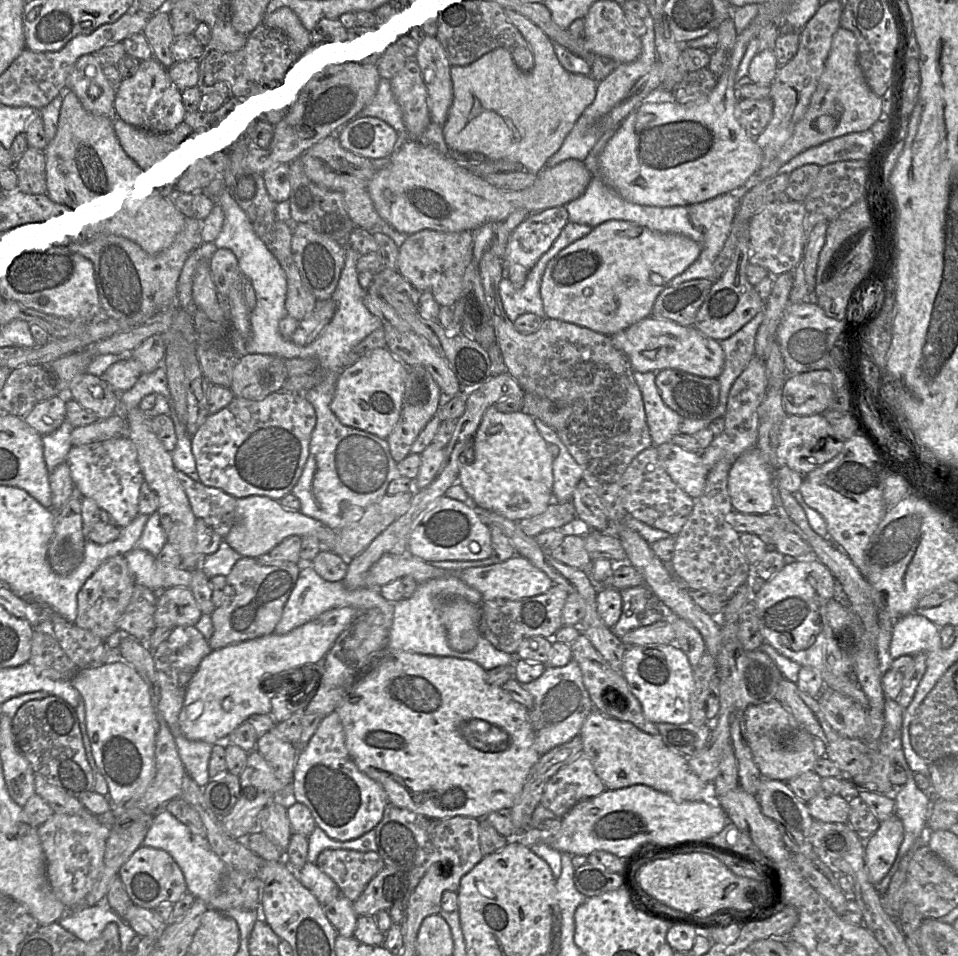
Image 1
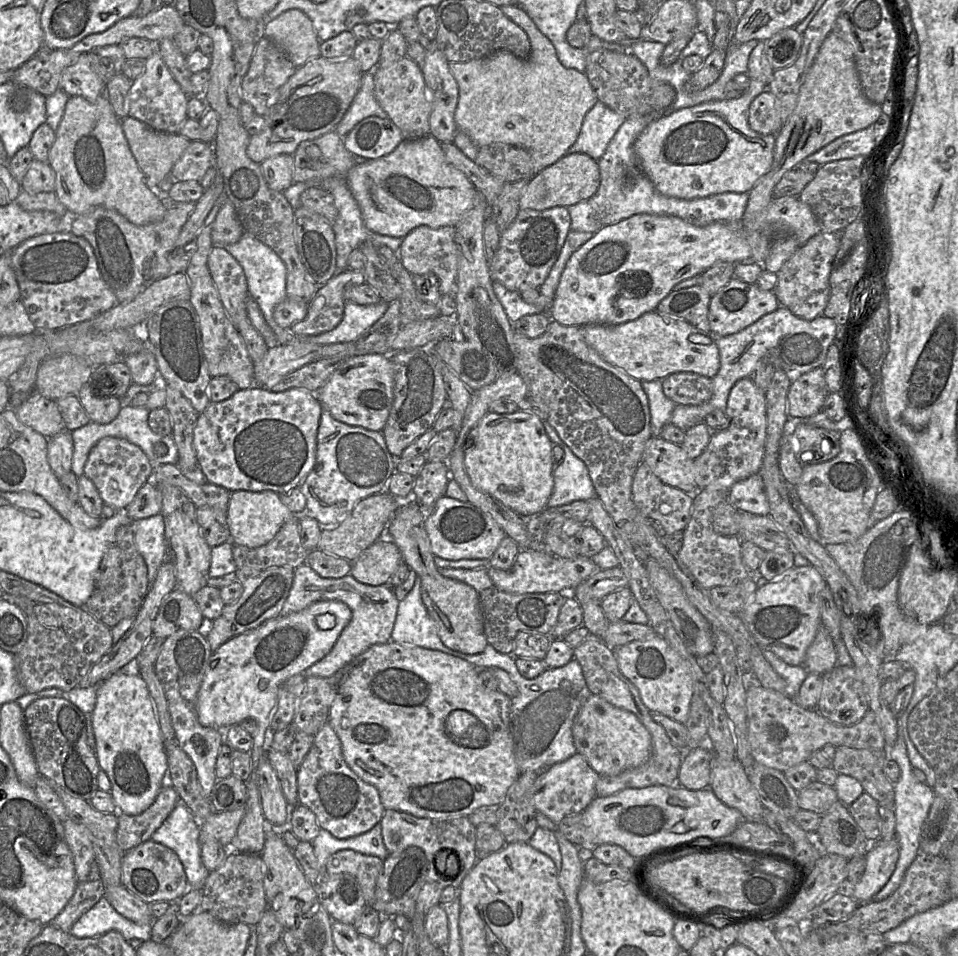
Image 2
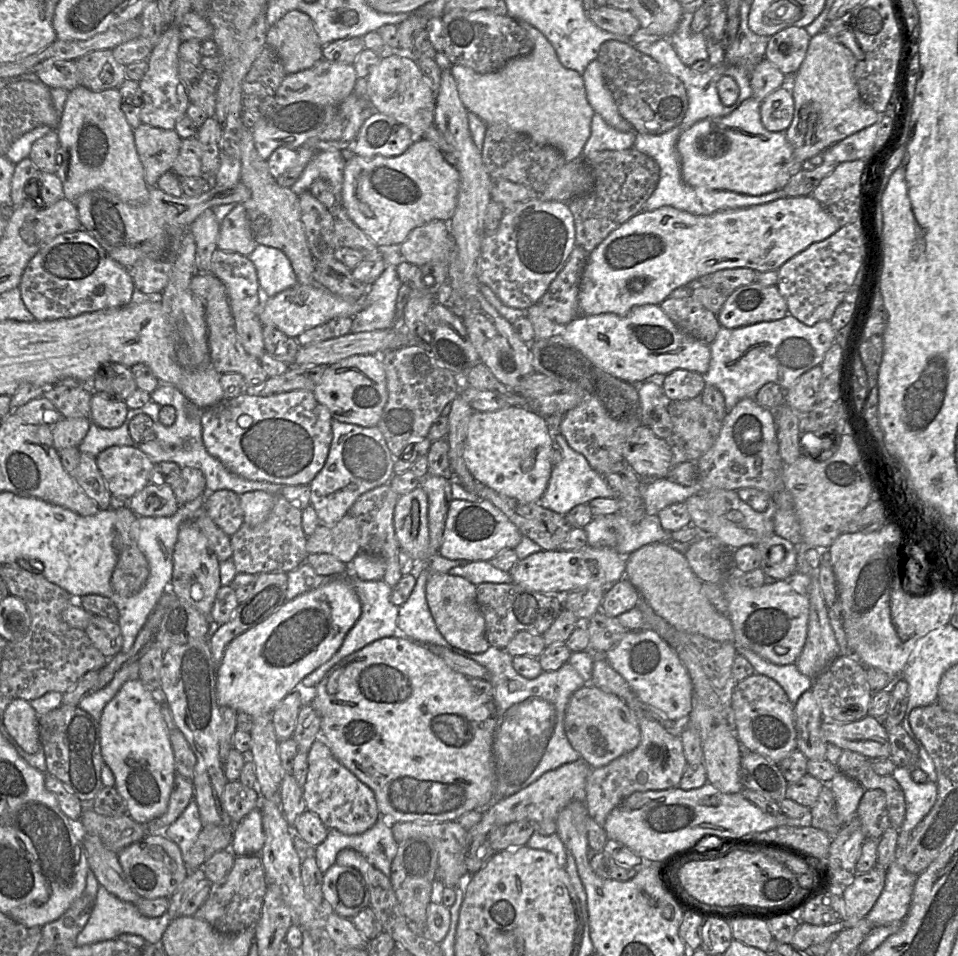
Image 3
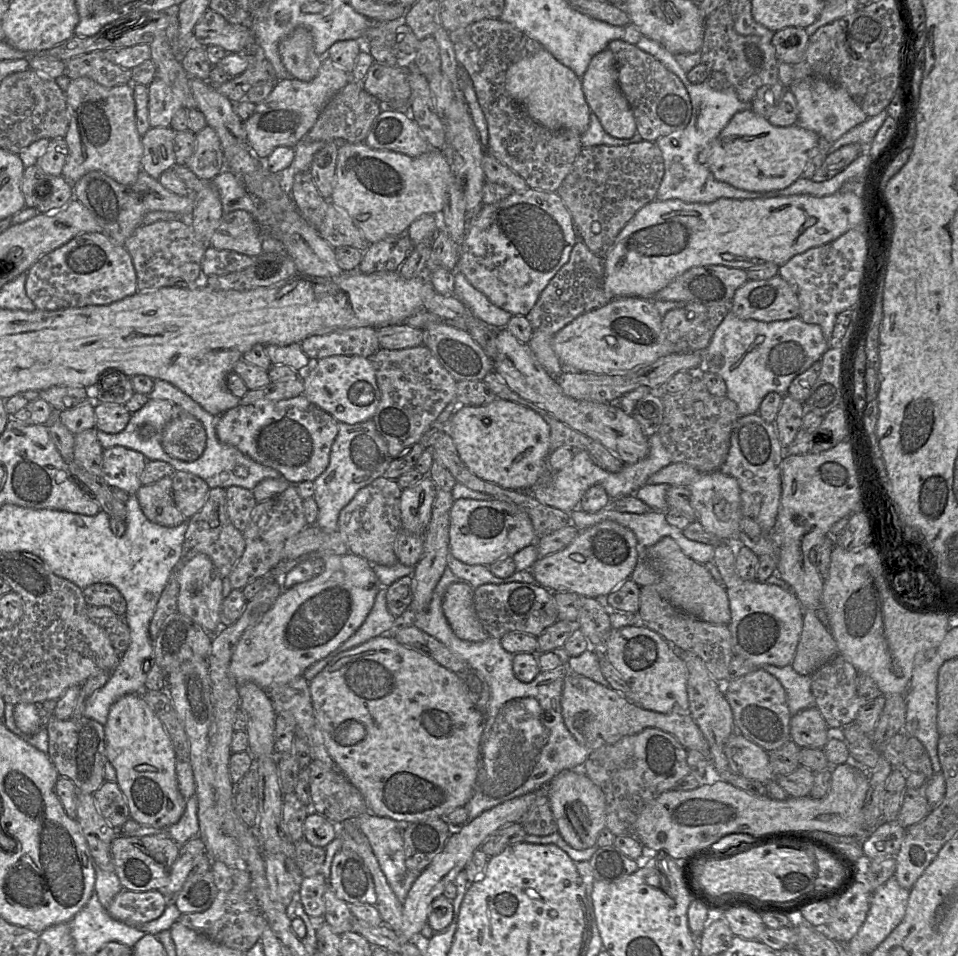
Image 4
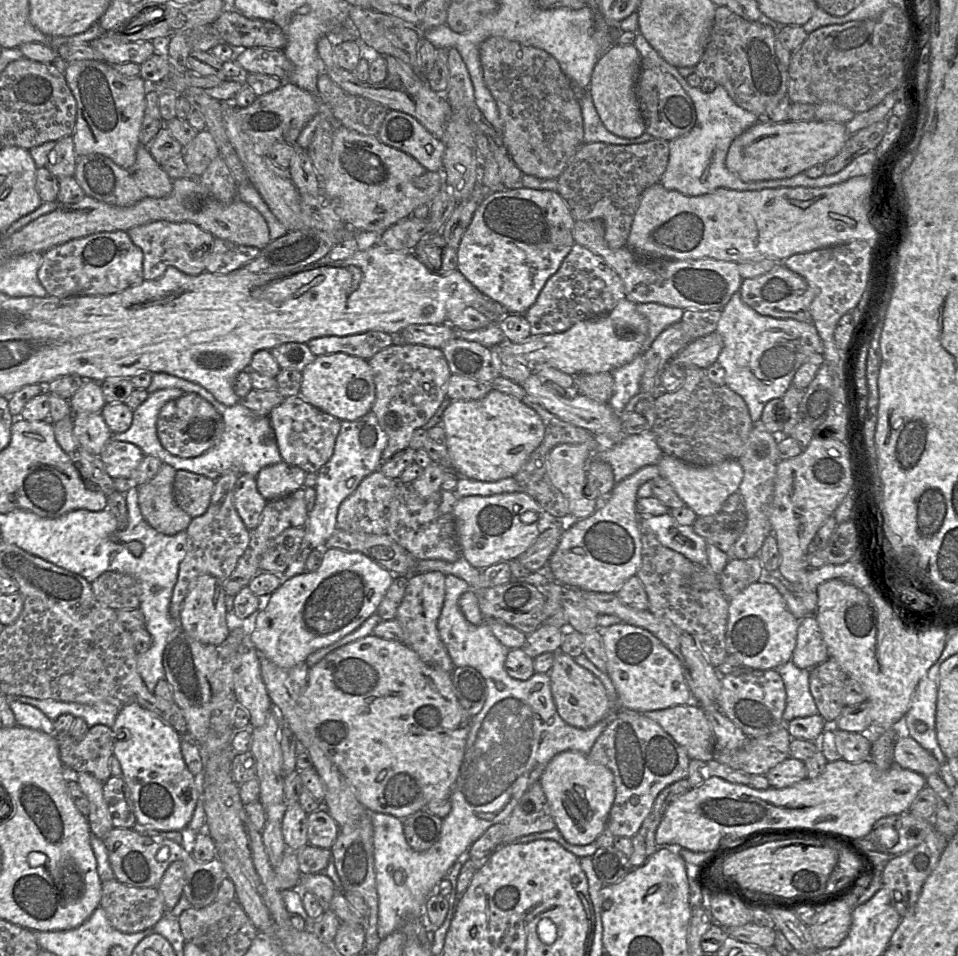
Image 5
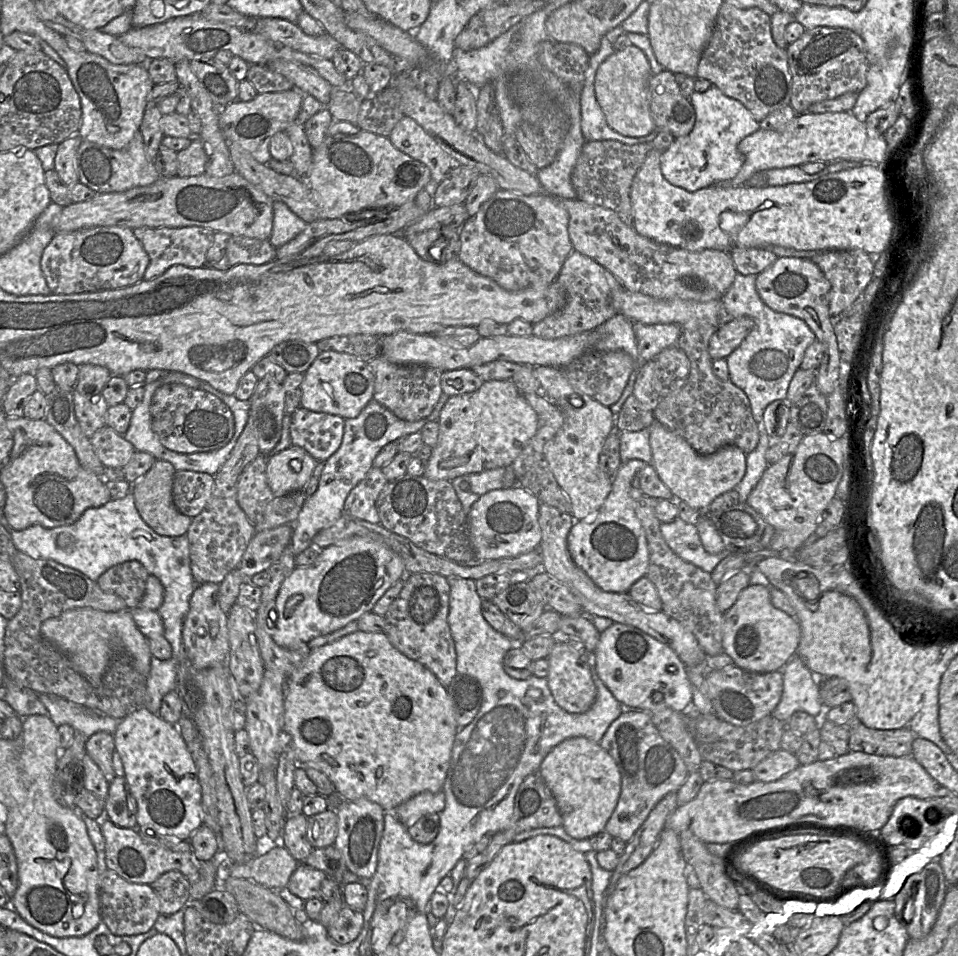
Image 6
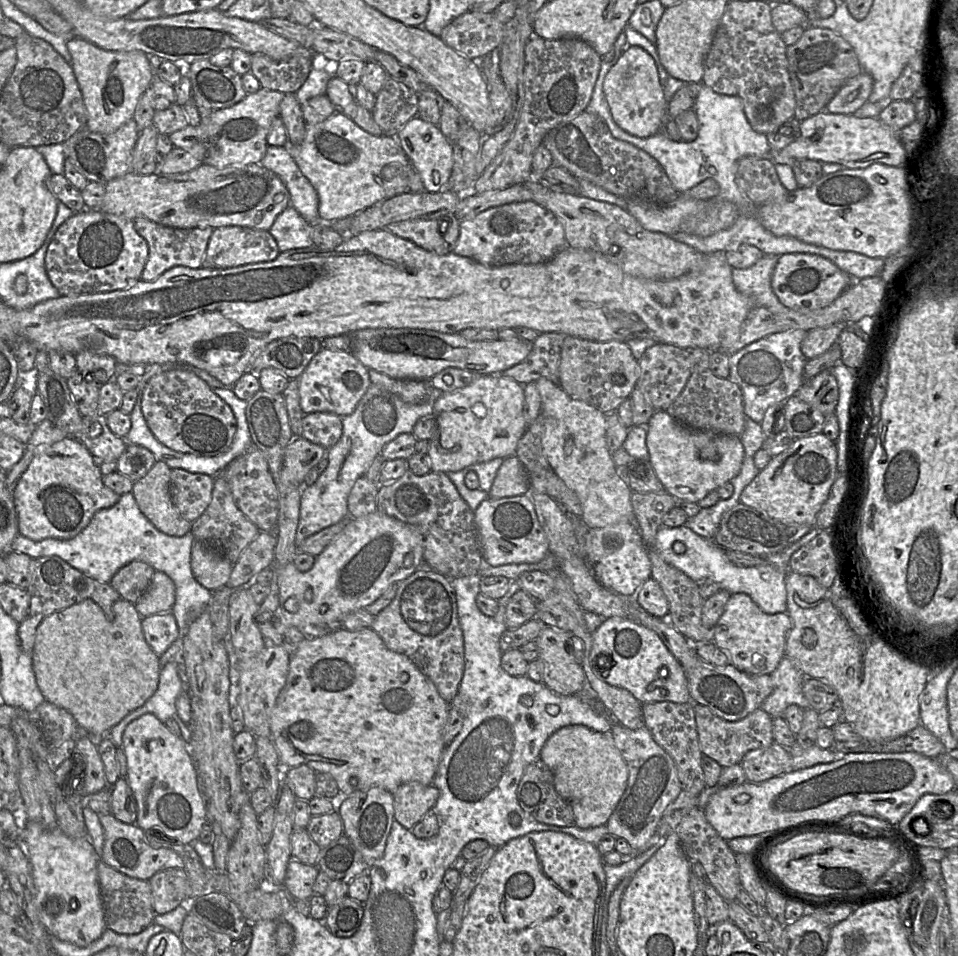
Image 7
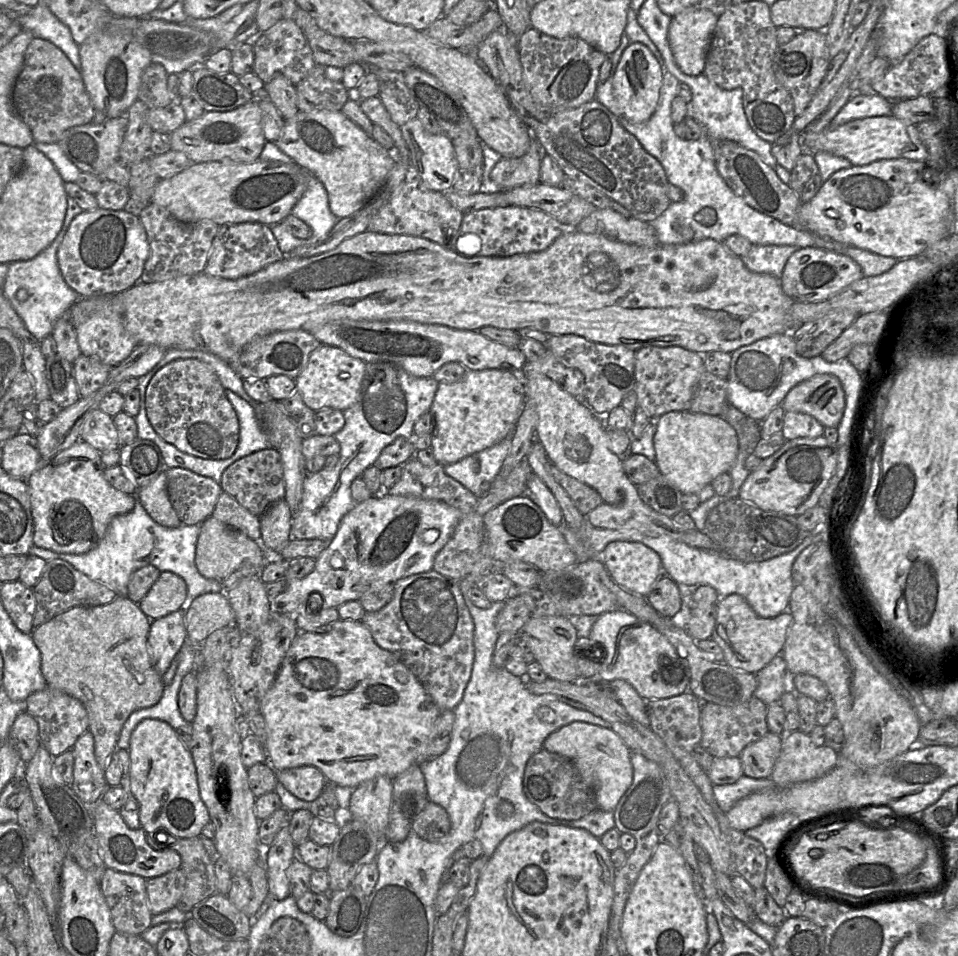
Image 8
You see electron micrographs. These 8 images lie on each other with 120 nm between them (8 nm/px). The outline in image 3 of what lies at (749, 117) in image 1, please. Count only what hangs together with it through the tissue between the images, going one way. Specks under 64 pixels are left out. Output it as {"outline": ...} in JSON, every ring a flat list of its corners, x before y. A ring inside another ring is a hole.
{"outline":[[780,87,760,103,761,122,771,132,786,131,794,114,791,91]]}

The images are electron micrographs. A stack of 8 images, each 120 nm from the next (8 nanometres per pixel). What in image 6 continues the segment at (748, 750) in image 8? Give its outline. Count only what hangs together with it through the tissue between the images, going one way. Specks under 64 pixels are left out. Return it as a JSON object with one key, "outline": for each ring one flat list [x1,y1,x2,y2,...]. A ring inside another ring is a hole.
{"outline":[[780,748,759,762,752,771,756,781,773,782,799,766,800,762,795,754]]}

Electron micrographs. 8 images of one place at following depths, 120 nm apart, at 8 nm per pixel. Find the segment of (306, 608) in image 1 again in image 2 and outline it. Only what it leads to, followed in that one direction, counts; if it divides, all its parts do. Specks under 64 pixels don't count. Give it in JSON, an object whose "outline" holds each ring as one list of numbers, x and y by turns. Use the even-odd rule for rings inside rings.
{"outline":[[302,564,294,570,294,578,280,616,302,611,312,603,336,600,345,603,352,611,352,619,343,629,331,651,304,672,306,677,332,677,337,671,376,644,391,640,396,621,399,600,388,585,371,586,357,581,350,574,342,578,323,578,310,566]]}

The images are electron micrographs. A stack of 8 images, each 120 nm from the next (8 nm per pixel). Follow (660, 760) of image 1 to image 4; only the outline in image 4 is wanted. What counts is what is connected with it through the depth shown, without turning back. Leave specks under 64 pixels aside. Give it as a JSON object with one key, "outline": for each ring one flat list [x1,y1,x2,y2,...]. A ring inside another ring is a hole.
{"outline":[[569,671,564,680,561,697,564,723,577,742,590,751,613,744,622,737,634,735,645,728,658,728,673,735,688,751,697,750,709,758,709,744,689,713,659,713,628,701,608,686]]}

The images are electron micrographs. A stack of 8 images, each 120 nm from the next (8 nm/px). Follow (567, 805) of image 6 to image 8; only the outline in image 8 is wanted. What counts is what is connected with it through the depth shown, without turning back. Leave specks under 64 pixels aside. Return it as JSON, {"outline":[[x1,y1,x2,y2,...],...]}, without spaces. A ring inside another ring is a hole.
{"outline":[[575,721,551,733,543,747,571,760,582,780,593,789,600,810,615,811,621,797,633,782,631,751,612,729]]}

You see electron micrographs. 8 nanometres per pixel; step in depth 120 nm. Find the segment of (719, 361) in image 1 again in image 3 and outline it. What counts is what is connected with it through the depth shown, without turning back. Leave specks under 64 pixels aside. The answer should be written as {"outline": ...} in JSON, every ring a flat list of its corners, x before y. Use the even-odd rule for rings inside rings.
{"outline":[[642,305,633,308,626,316,613,313,579,315,565,326,559,326,559,334,571,346,604,372,631,384,659,380,677,369,684,369,704,375,709,368,710,346,678,328,661,310,659,305]]}

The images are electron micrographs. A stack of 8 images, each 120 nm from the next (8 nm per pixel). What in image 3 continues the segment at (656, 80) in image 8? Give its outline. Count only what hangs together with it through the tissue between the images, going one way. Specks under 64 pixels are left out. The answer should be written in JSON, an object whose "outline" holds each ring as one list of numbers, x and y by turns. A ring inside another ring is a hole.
{"outline":[[595,59,591,61,583,74,586,97,595,111,611,127,621,132,629,132,632,126,619,113,616,103,607,88,600,62]]}

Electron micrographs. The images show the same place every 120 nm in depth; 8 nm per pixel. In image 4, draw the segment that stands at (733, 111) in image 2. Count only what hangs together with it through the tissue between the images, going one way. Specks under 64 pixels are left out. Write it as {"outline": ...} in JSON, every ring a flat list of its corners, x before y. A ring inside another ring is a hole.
{"outline":[[744,110,731,118,721,133,699,154,698,160,707,166,718,181,746,191,771,191,782,190,801,177,809,160,820,153,820,150,821,138,815,132,796,124,787,127,774,126,752,110]]}

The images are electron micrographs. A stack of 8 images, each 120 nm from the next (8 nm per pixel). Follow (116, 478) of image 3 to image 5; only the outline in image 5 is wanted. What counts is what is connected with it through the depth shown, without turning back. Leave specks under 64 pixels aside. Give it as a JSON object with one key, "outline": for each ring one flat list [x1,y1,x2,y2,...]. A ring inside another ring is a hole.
{"outline":[[110,438,99,457,105,471,112,479,129,479,144,454,139,447,132,443]]}

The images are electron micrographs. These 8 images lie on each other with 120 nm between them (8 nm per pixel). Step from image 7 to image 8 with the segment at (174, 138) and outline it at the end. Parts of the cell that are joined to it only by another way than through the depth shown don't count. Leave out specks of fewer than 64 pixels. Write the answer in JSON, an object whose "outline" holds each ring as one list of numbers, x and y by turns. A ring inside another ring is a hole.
{"outline":[[258,97,231,111,205,111,200,117,186,121,171,133,171,150,183,152,193,163,224,159,251,163,259,159,266,142]]}

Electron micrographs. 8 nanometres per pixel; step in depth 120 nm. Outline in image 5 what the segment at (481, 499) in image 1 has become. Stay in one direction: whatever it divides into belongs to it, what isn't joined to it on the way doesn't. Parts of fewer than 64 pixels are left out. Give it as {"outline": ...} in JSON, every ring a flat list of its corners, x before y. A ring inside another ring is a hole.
{"outline":[[493,388,481,399,453,400,443,412,442,426,458,477,483,482,514,477,545,434,544,423,536,411]]}

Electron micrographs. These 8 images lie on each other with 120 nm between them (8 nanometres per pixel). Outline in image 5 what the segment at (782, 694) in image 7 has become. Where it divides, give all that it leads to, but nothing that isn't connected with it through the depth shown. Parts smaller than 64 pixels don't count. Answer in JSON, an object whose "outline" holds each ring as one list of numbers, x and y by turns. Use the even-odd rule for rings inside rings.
{"outline":[[790,660,783,666,776,666,771,670,779,673,786,690,784,724,795,718,808,717,818,713,818,708,810,692,809,669,800,669]]}

